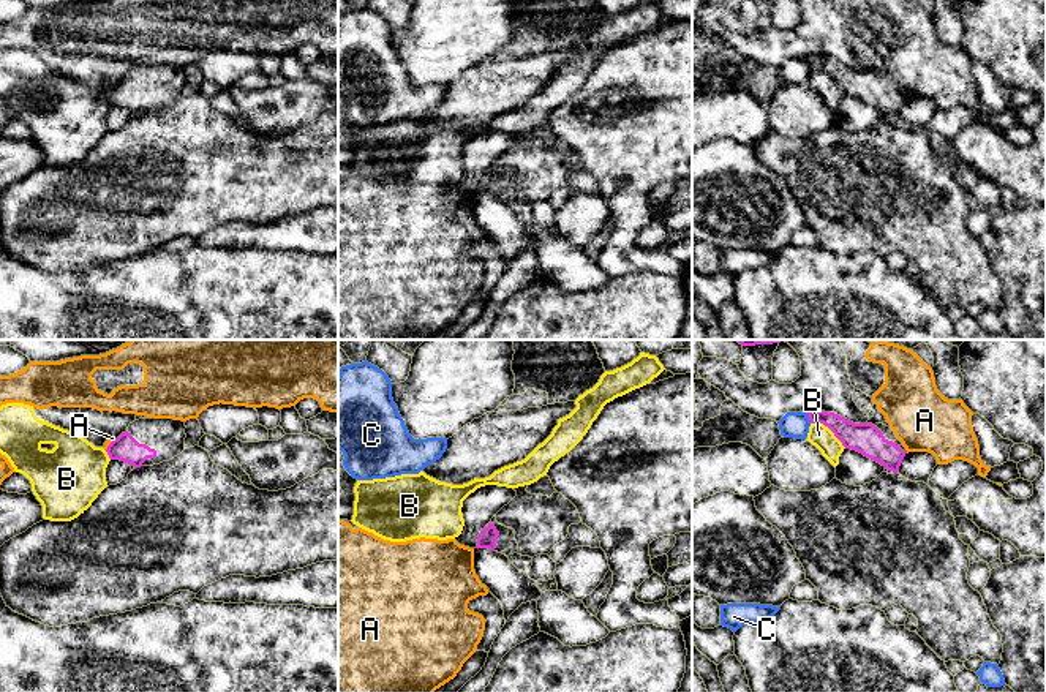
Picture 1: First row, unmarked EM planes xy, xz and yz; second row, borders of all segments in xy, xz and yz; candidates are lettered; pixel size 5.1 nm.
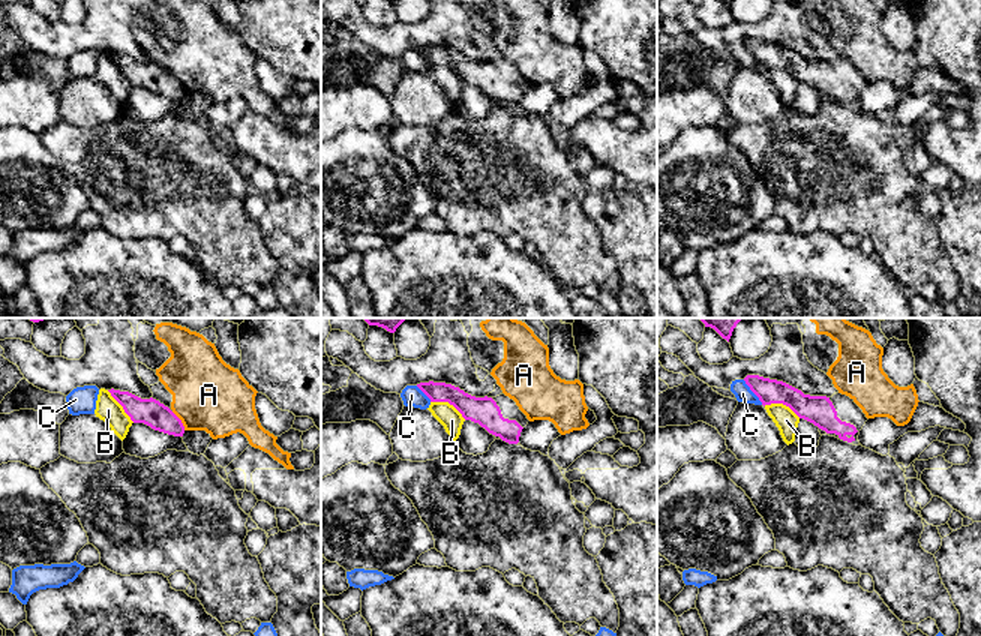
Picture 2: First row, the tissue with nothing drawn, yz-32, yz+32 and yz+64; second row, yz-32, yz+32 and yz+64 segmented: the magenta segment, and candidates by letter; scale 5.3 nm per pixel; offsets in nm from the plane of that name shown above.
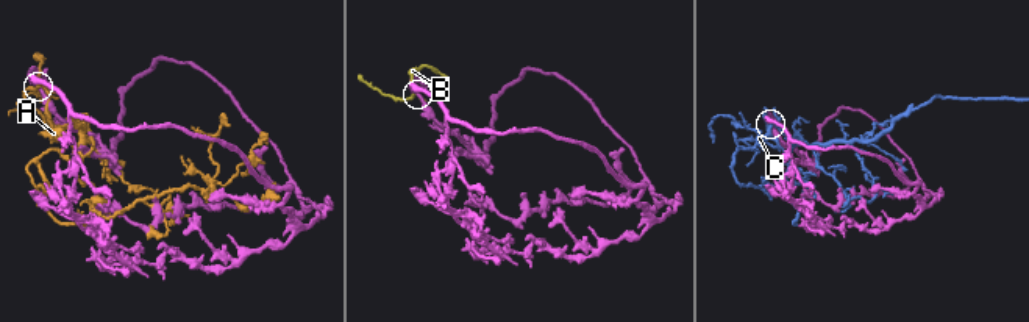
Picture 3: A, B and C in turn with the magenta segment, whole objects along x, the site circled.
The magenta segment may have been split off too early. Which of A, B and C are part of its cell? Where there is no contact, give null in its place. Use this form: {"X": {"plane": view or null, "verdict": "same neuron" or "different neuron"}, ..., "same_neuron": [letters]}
{"A": {"plane": "xy", "verdict": "different neuron"}, "B": {"plane": "yz", "verdict": "different neuron"}, "C": {"plane": "yz", "verdict": "different neuron"}, "same_neuron": []}

